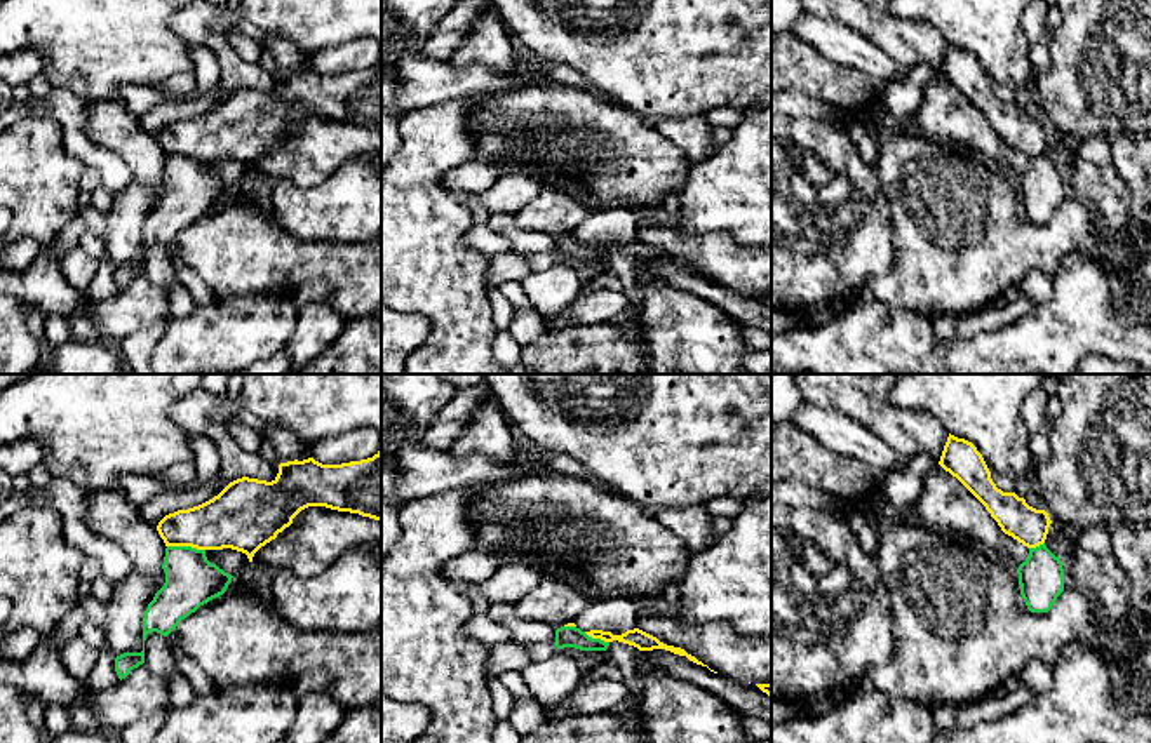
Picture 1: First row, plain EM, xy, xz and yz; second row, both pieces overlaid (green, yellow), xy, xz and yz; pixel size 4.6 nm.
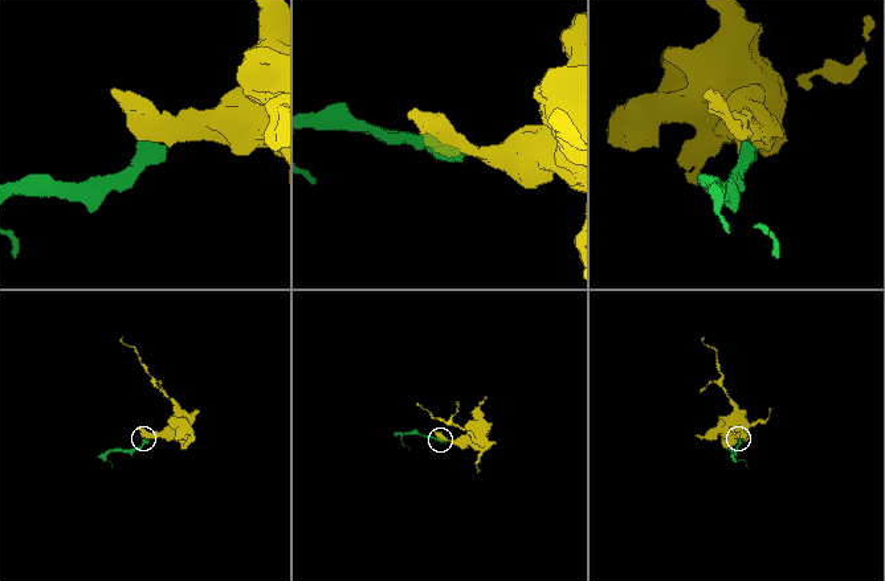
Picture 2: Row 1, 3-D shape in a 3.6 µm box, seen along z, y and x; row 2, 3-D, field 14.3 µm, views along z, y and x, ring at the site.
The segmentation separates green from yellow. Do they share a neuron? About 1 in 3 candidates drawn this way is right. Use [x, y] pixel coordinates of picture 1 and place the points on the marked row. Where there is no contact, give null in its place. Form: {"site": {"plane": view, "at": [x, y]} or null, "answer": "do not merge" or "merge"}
{"site": {"plane": "xy", "at": [187, 547]}, "answer": "do not merge"}

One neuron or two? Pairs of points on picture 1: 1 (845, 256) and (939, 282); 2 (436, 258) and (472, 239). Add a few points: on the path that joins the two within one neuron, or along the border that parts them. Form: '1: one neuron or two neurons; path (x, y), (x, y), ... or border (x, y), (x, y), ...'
1: two neurons; border (894, 228), (894, 263), (864, 282)
2: two neurons; border (472, 223), (464, 242), (484, 256)

